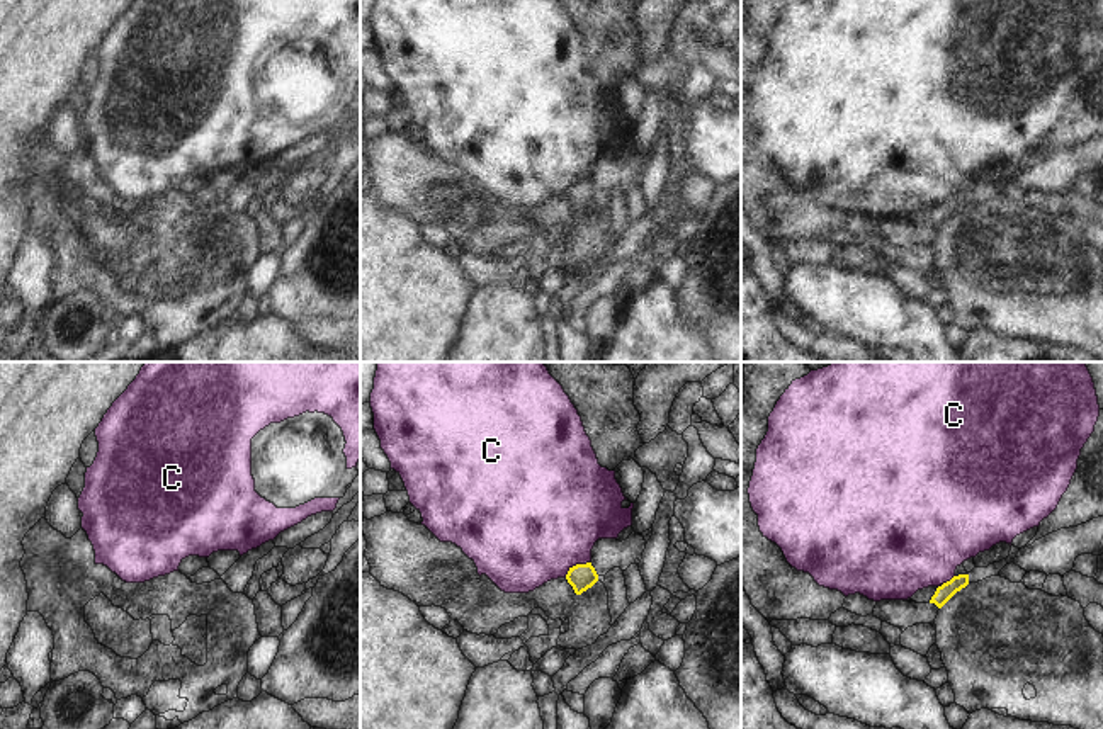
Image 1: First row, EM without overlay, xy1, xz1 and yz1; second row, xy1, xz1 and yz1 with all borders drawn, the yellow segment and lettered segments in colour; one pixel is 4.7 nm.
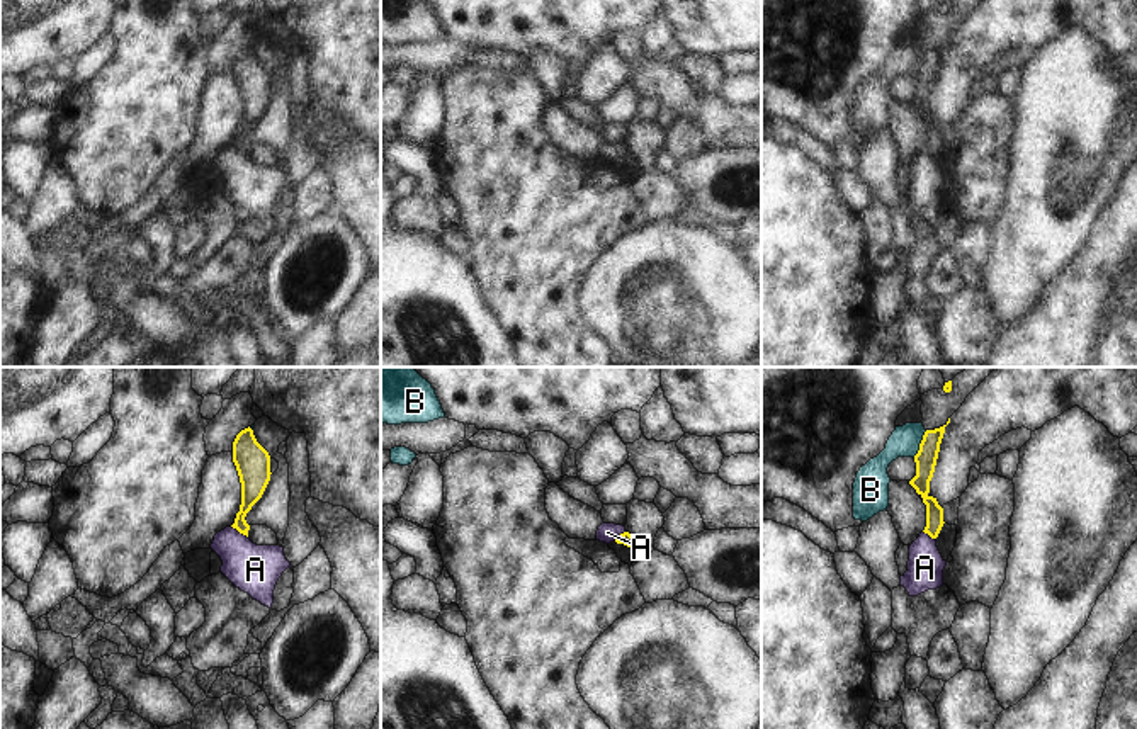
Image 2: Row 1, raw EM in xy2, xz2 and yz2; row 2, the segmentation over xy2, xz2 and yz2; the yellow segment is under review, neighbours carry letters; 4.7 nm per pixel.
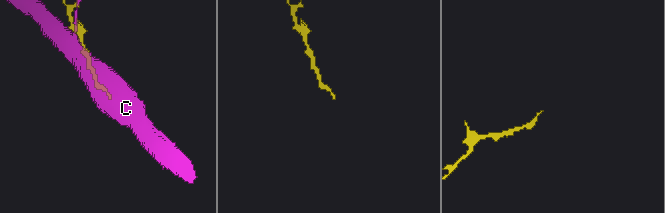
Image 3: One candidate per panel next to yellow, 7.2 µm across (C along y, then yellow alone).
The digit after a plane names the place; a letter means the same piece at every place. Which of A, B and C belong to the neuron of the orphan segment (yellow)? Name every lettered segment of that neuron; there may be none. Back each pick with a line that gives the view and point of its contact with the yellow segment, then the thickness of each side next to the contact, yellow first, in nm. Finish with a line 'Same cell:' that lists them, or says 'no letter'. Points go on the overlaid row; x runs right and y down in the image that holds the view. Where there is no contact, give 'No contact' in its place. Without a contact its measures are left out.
Same cell: no letter

